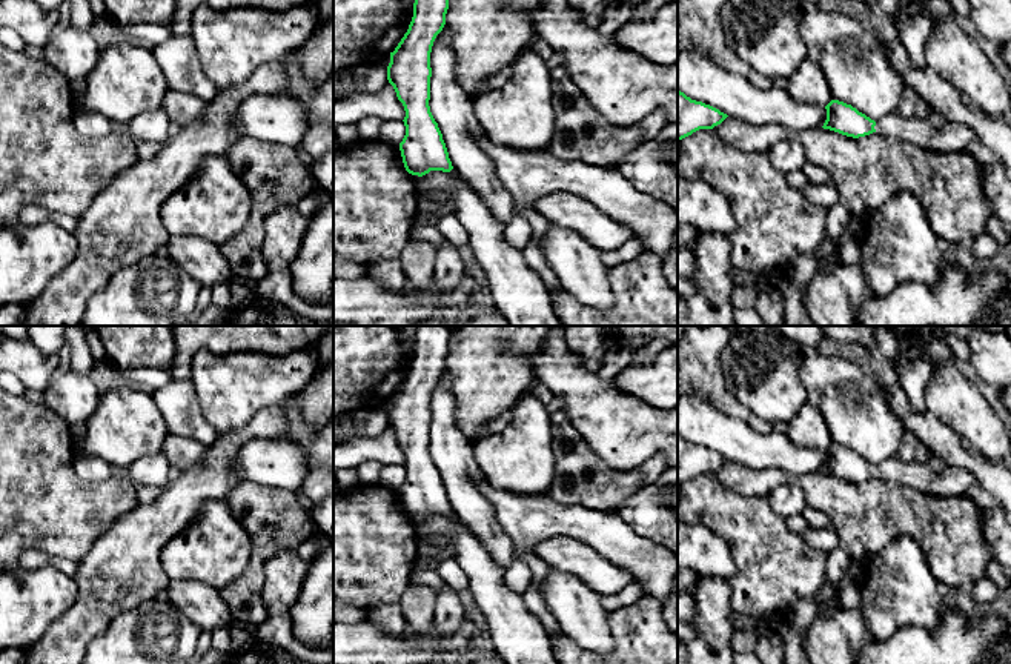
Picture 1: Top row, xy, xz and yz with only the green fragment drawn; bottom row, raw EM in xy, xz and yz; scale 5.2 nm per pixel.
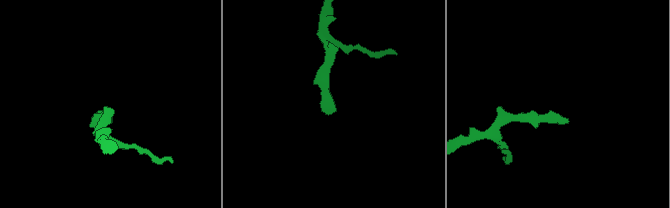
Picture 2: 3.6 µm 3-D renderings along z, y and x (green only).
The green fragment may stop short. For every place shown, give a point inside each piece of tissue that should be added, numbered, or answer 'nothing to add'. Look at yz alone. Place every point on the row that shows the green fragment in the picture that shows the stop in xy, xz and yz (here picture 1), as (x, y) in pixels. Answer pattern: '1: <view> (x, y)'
1: yz (953, 137)

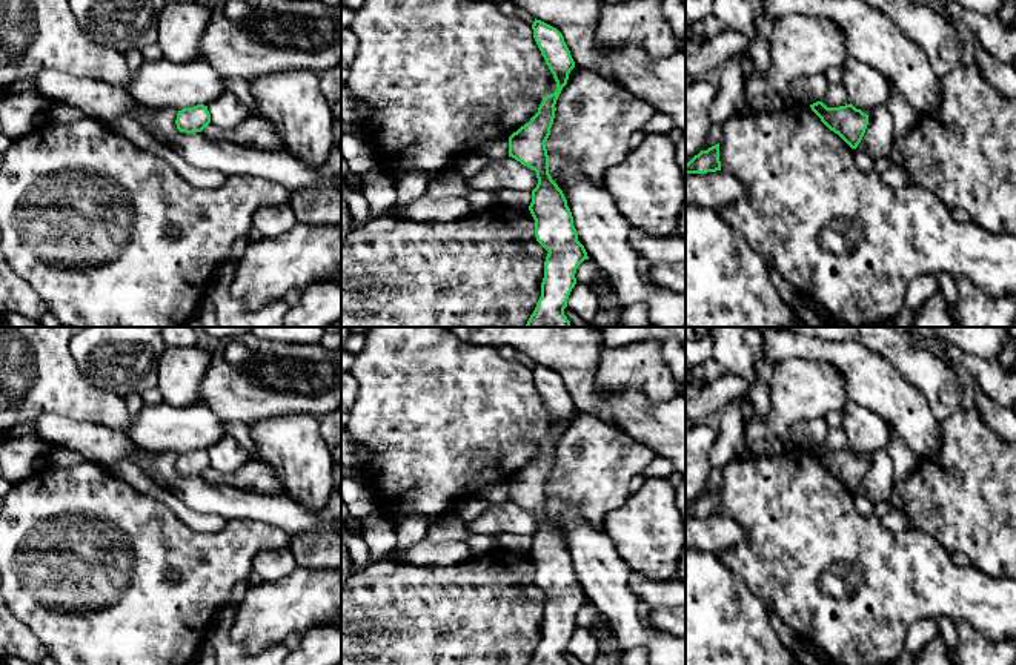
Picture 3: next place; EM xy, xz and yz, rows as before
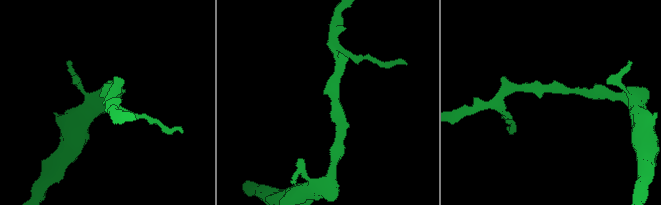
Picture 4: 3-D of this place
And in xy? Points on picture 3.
nothing to add

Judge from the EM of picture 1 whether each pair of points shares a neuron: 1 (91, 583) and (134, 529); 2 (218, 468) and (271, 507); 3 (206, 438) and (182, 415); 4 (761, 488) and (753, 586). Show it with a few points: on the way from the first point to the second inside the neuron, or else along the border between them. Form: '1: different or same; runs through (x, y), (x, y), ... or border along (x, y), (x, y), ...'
1: same; runs through (105, 569), (131, 543)
2: different; border along (240, 481), (225, 501)
3: same; runs through (200, 432), (188, 420)
4: different; border along (725, 486), (744, 495), (765, 497)

